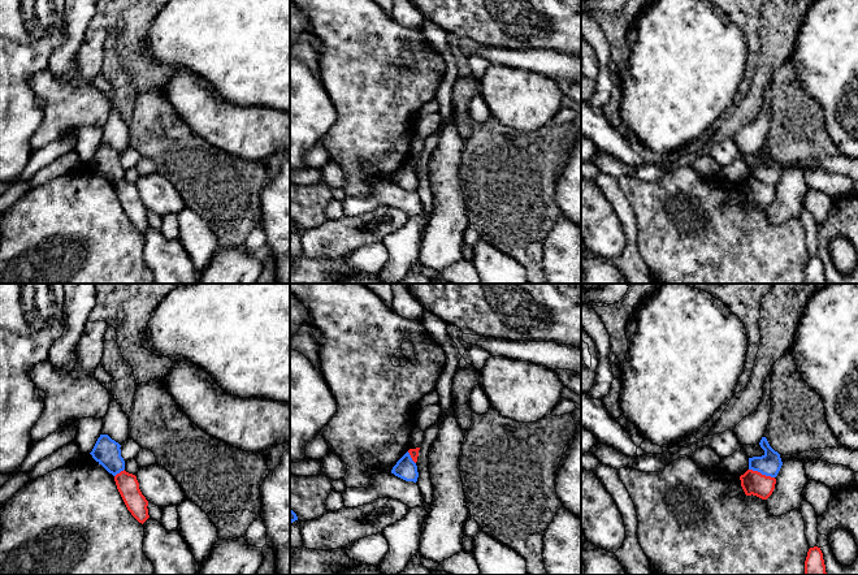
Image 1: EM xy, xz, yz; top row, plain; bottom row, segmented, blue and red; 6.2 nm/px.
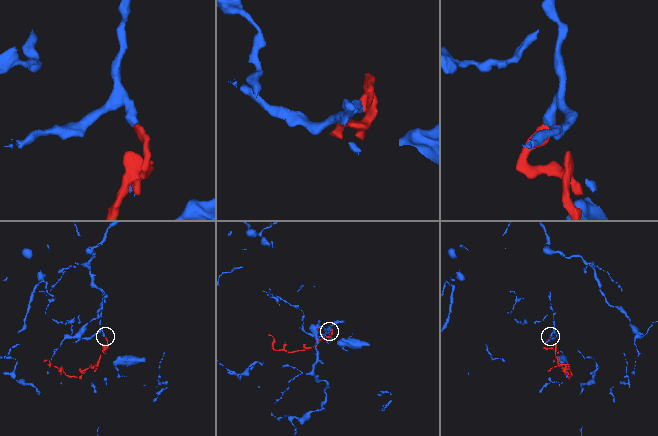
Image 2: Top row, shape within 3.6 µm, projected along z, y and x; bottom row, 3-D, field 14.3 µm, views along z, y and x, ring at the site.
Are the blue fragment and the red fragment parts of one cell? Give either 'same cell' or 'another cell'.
another cell

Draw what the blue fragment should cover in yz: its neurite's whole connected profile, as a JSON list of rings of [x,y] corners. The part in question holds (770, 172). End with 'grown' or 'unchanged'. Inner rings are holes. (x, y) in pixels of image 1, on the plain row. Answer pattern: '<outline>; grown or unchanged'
[[[762,146],[759,154],[764,159],[764,163],[762,165],[749,167],[749,178],[776,186],[783,174],[780,163],[770,155],[766,146]]]; unchanged

